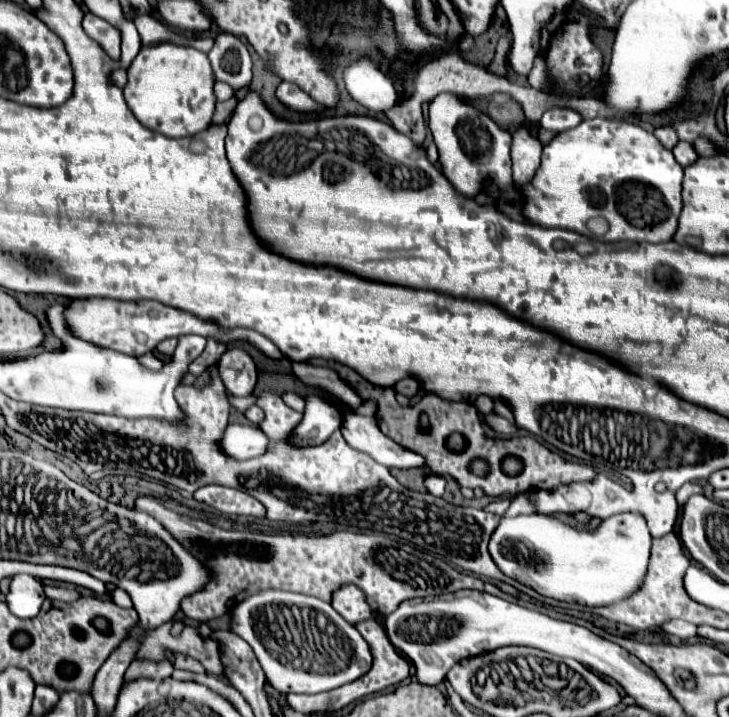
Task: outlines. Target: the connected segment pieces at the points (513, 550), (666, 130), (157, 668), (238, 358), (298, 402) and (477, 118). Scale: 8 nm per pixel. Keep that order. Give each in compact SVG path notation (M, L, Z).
M634 511L612 515L592 531L570 527L560 519L544 513L516 515L516 517L504 517L500 521L498 529L490 539L488 549L502 573L506 573L508 577L516 579L526 587L532 587L536 593L564 603L600 607L630 597L632 593L636 593L636 589L640 589L640 583L644 583L648 563L648 525L644 515Z
M672 125L662 127L662 129L654 129L654 135L660 139L660 143L662 143L666 149L672 149L672 147L678 143L678 135L676 135L676 131L674 131Z
M132 661L130 667L126 669L124 683L136 681L136 679L168 679L172 675L174 667L170 661L154 663L154 661Z
M228 347L216 367L230 395L236 395L236 397L252 395L258 371L252 357L244 349Z
M288 391L288 393L284 393L282 395L282 401L290 407L290 409L294 409L294 411L304 411L304 405L306 405L306 401L304 401L304 397L302 395L298 395L298 393L292 393L292 391Z
M440 93L430 101L428 125L440 153L442 173L450 179L450 183L456 187L458 193L474 197L480 189L480 179L484 177L492 179L502 189L502 199L498 201L500 211L504 211L514 221L528 223L520 215L520 205L516 203L516 191L512 189L512 161L510 161L512 135L506 129L498 127L488 115L480 113L476 107L468 105L454 93Z

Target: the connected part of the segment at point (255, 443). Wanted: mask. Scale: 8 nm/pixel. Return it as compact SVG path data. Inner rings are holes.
M228 425L222 447L236 459L252 459L268 451L268 437L256 425Z

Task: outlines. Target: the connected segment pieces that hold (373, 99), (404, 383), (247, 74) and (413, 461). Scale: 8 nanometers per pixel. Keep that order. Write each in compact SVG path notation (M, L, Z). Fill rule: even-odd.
M370 57L356 59L344 69L344 83L352 99L372 111L386 111L396 103L396 87L382 73L378 61Z
M408 377L408 379L402 379L402 381L398 381L396 385L394 385L394 389L396 389L396 393L402 393L402 395L406 395L406 397L414 397L416 393L418 393L418 381L416 379L412 379L412 377Z
M220 29L216 33L214 47L208 51L208 59L216 79L232 85L234 91L250 85L252 57L238 35Z
M356 413L344 415L342 435L348 441L350 447L360 449L368 453L372 459L386 467L398 467L398 469L410 469L410 467L422 467L424 459L416 455L414 451L394 443L390 437L386 437L380 429L374 417L362 417Z

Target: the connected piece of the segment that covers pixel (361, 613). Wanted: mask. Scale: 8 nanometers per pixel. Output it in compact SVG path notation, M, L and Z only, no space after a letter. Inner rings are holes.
M342 585L336 593L332 593L332 607L352 625L370 619L370 605L366 603L364 591L356 585Z

